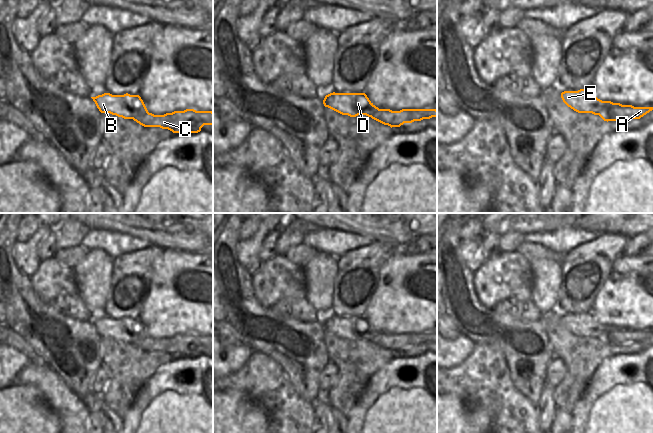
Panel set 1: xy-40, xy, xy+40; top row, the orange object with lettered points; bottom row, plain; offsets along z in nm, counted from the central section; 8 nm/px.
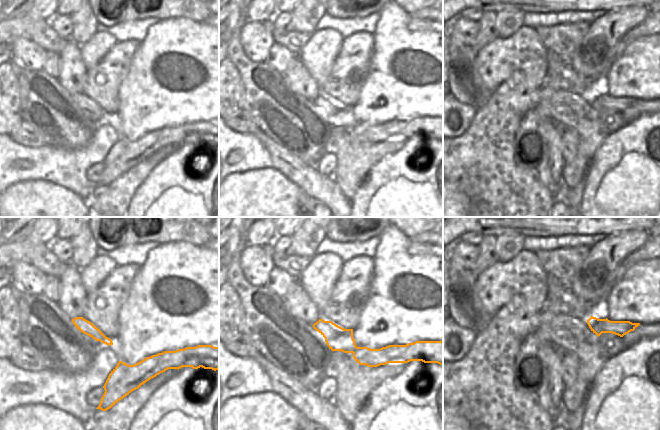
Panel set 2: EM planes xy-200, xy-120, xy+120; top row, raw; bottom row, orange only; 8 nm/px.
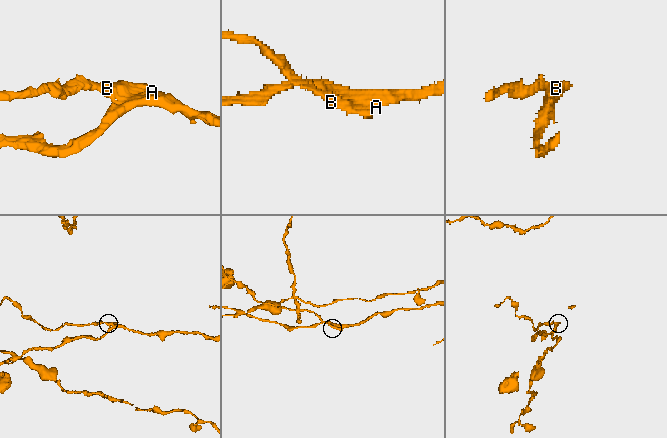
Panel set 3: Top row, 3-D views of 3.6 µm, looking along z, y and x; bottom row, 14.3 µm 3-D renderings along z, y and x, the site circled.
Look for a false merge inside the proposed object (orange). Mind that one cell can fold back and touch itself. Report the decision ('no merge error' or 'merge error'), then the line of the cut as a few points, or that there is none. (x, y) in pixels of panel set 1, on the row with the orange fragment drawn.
merge error; cut in xy+40 along (612, 102), (609, 104), (609, 109), (603, 119)

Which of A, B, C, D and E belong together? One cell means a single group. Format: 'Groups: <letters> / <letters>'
Groups: A C / B D E

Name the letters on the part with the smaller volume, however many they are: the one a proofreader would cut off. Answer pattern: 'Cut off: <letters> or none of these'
Cut off: B, D, E

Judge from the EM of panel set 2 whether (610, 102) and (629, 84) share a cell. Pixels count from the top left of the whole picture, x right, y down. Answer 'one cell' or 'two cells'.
two cells

